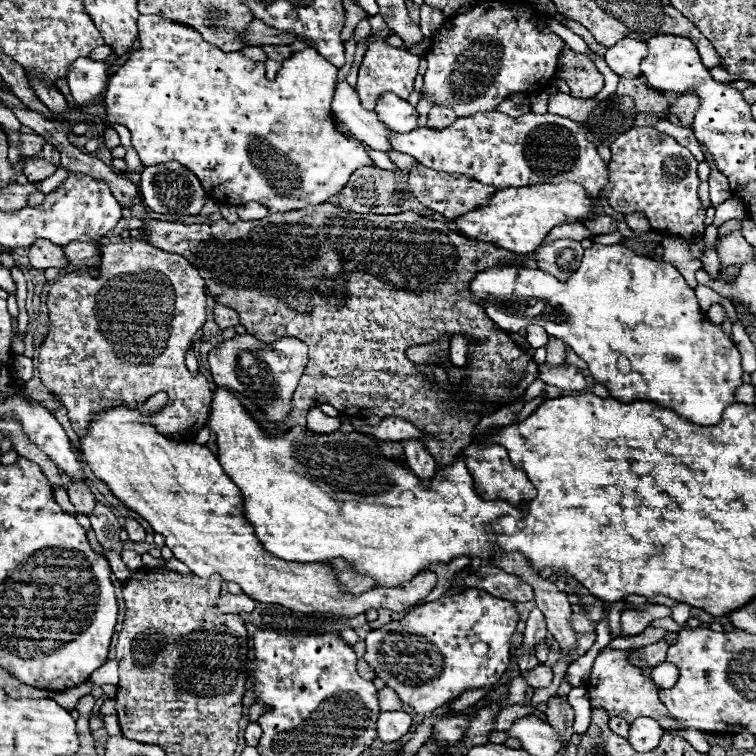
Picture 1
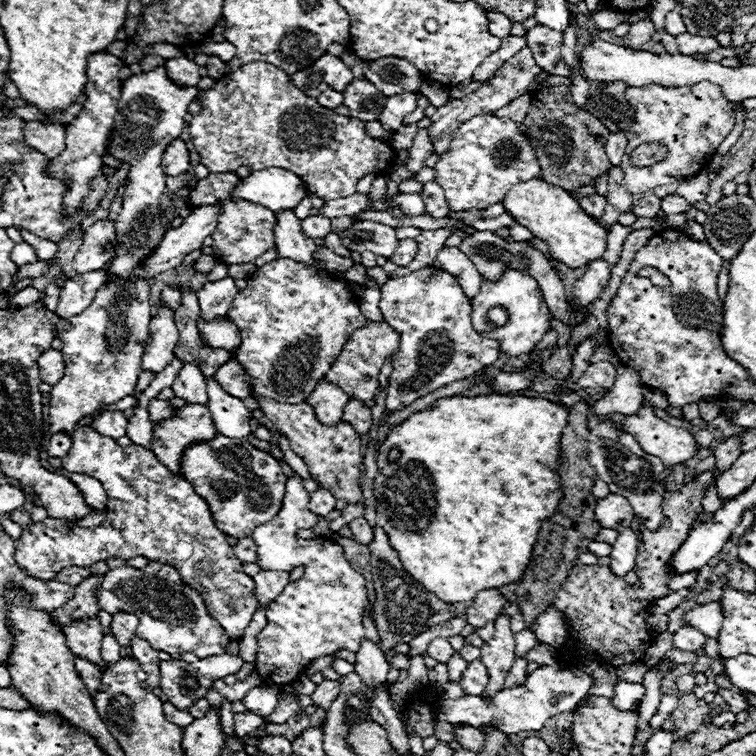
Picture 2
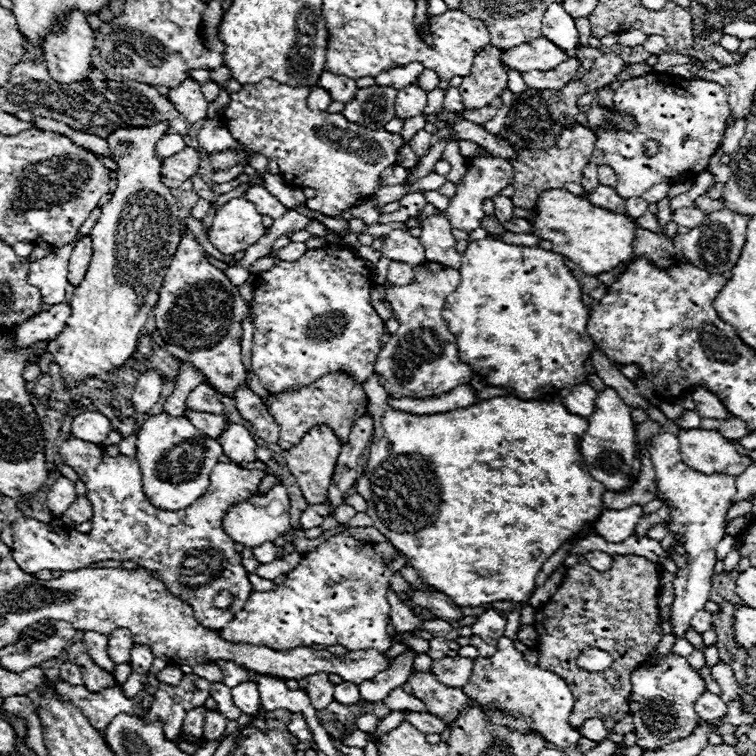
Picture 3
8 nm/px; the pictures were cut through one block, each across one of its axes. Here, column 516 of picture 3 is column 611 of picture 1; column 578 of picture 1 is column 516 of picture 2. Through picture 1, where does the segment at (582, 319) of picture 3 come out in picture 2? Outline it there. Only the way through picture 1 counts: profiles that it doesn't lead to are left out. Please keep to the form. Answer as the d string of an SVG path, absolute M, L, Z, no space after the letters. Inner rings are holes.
M506 266L502 272L502 278L496 282L482 280L480 292L472 298L474 330L490 340L498 340L502 354L508 354L508 356L520 356L520 354L532 352L538 346L538 342L542 340L542 336L552 330L550 318L552 318L552 314L544 302L538 282L526 270L520 270L520 268ZM496 306L504 308L508 314L508 322L504 326L496 326L488 320L488 310L496 308Z

